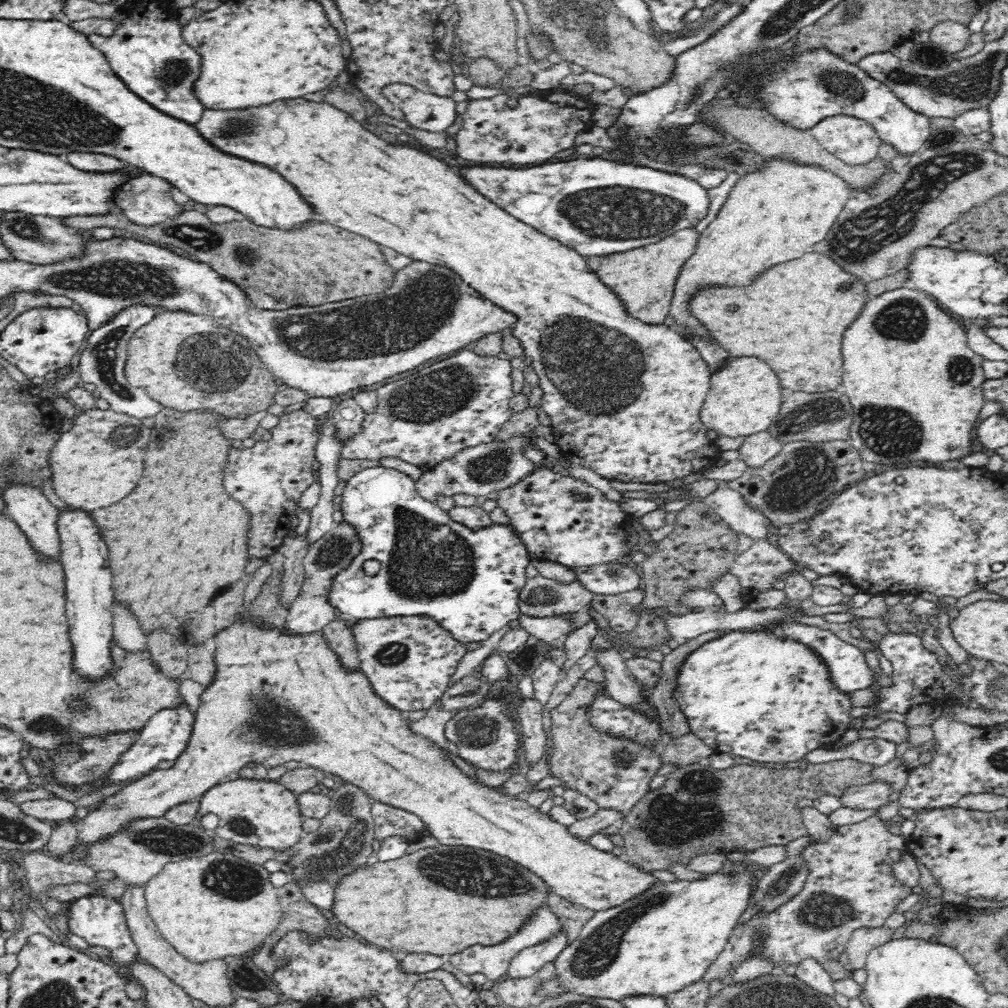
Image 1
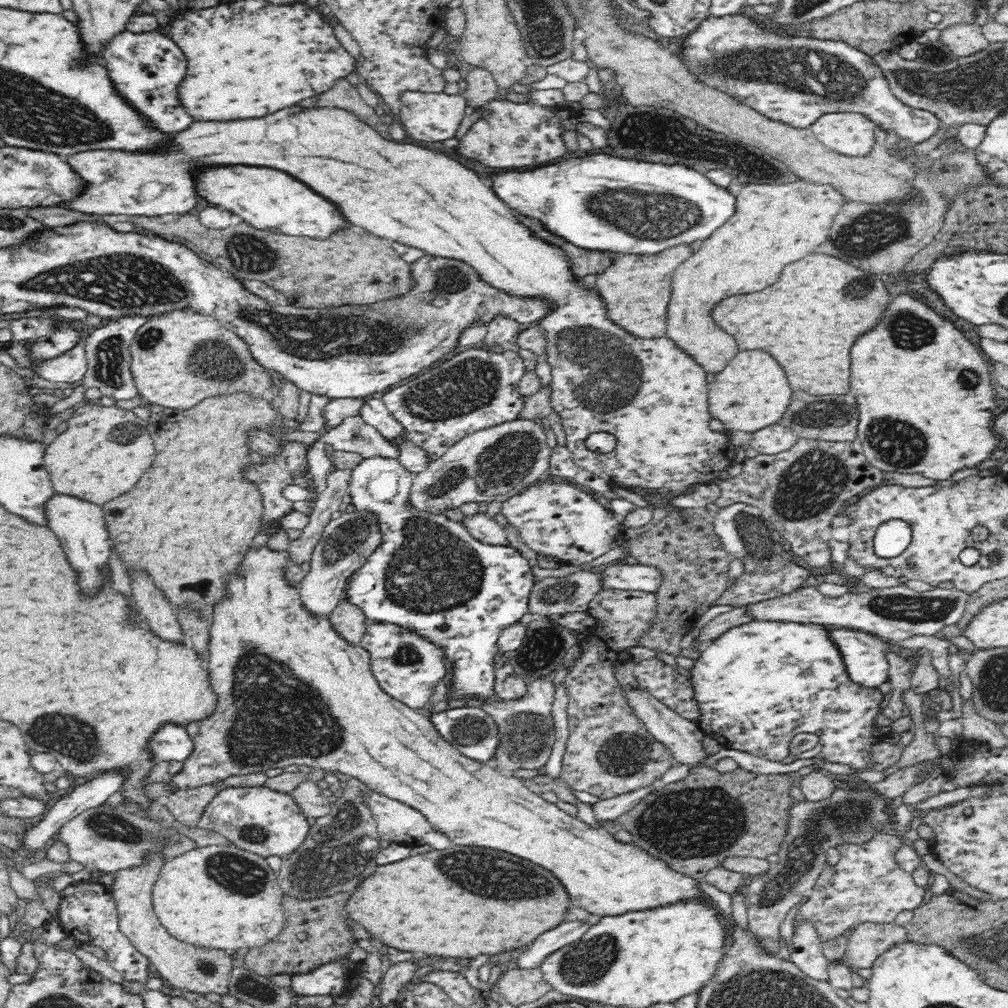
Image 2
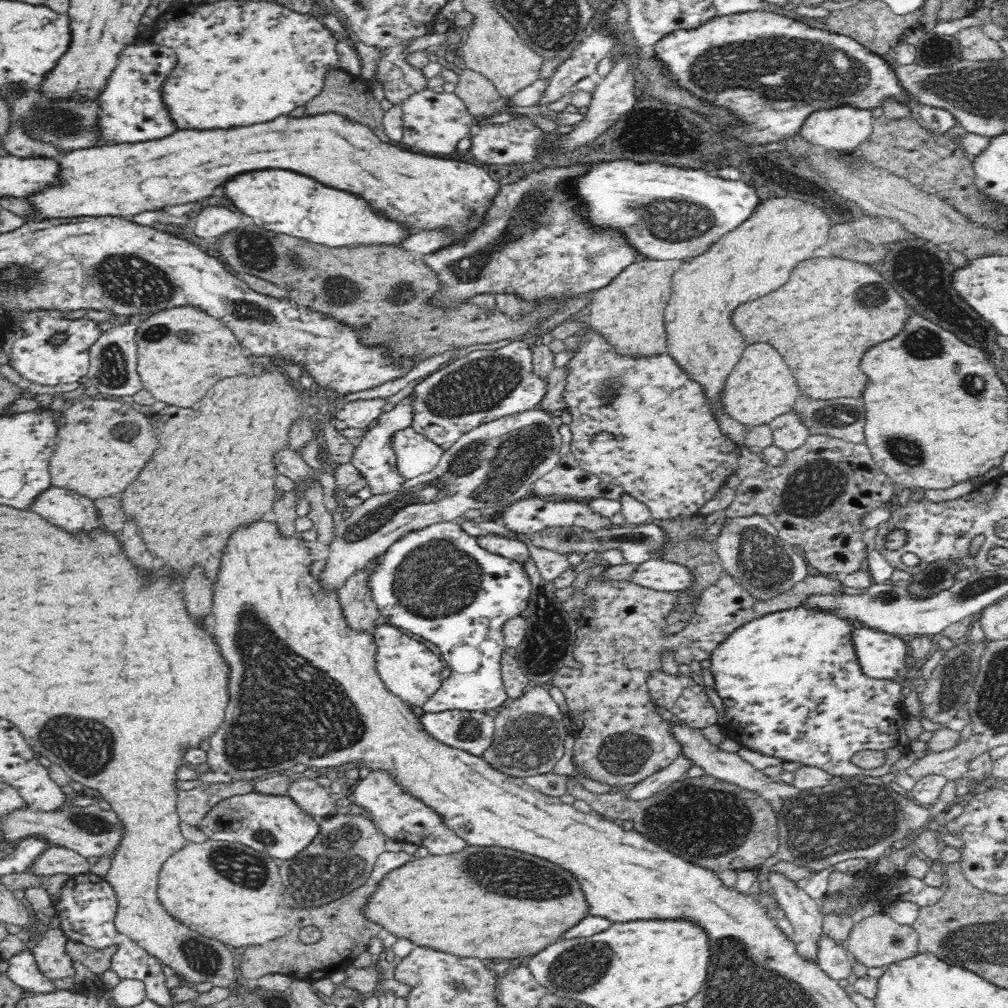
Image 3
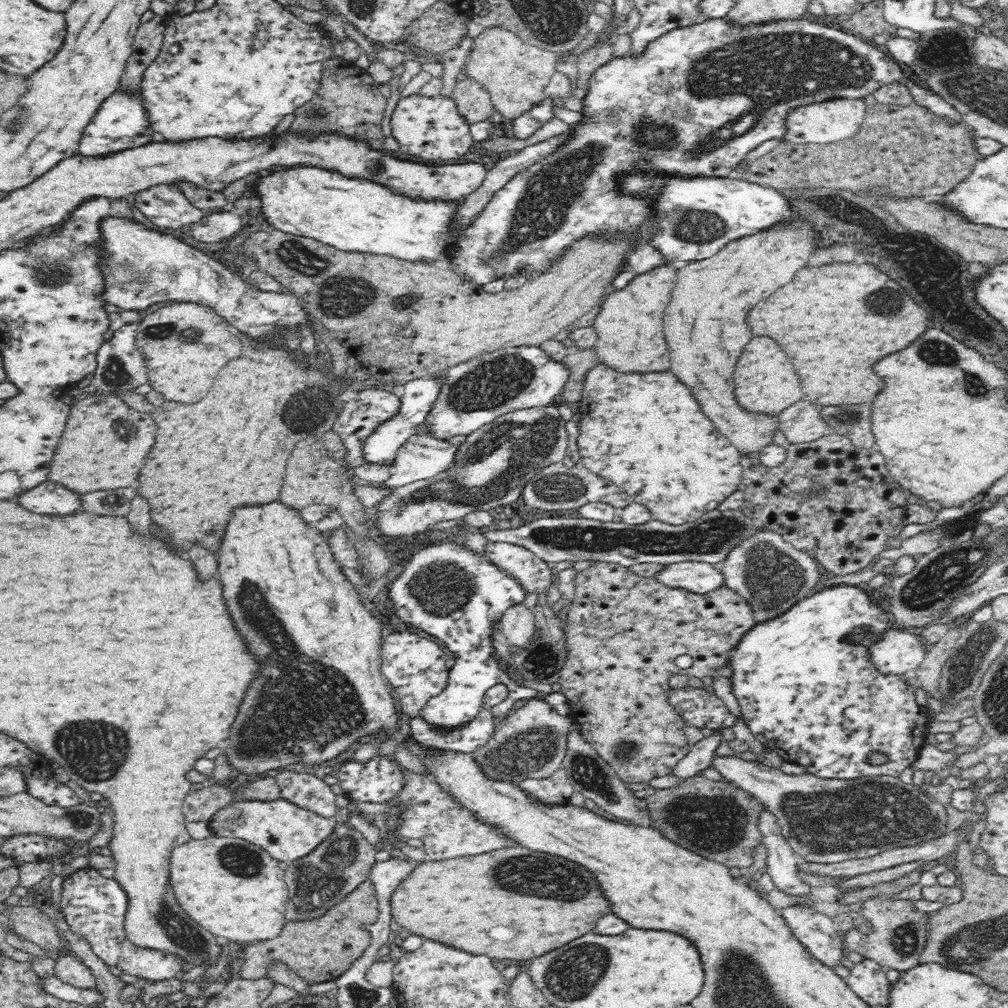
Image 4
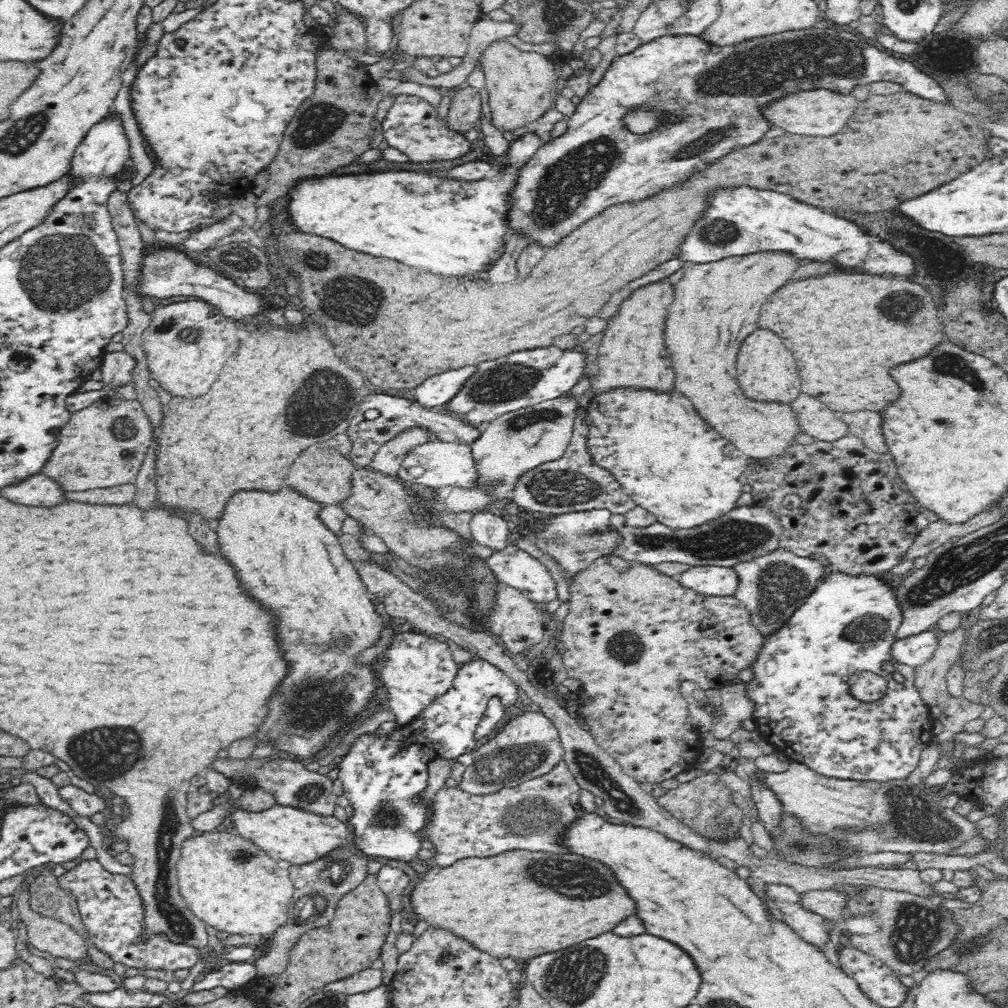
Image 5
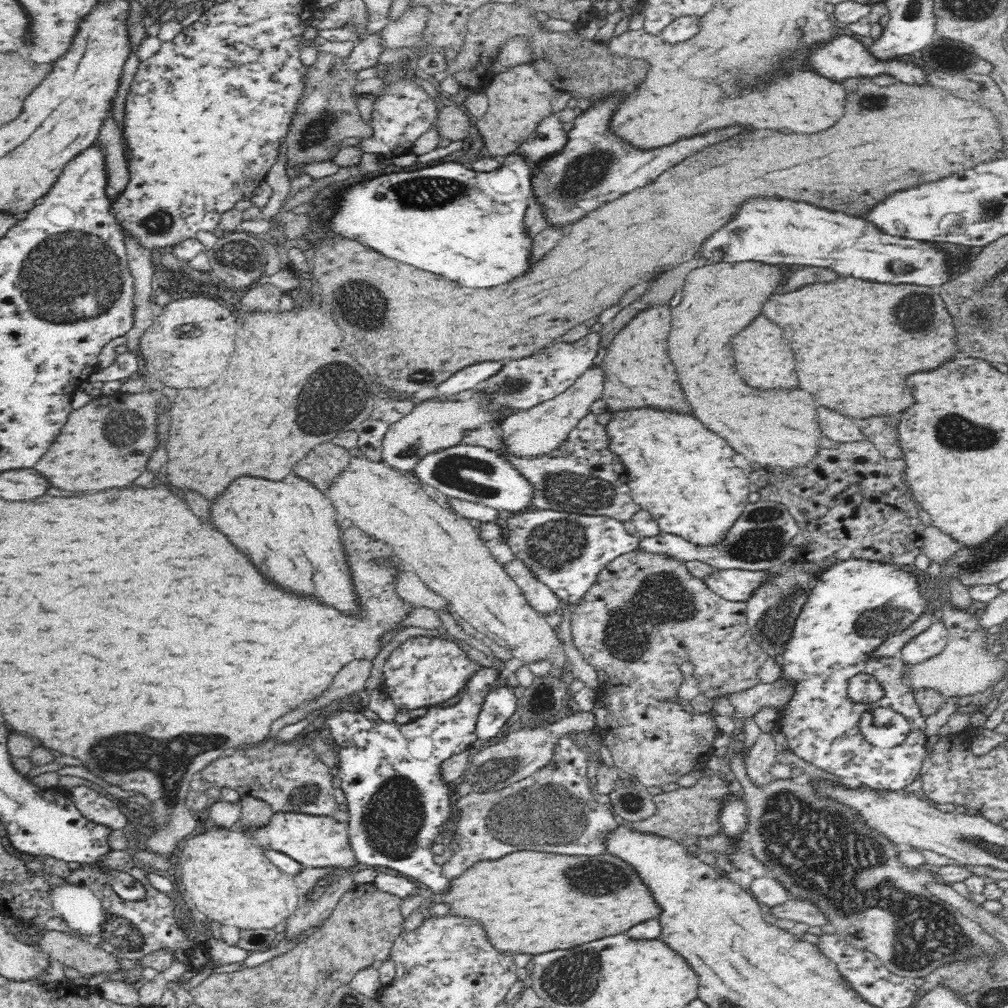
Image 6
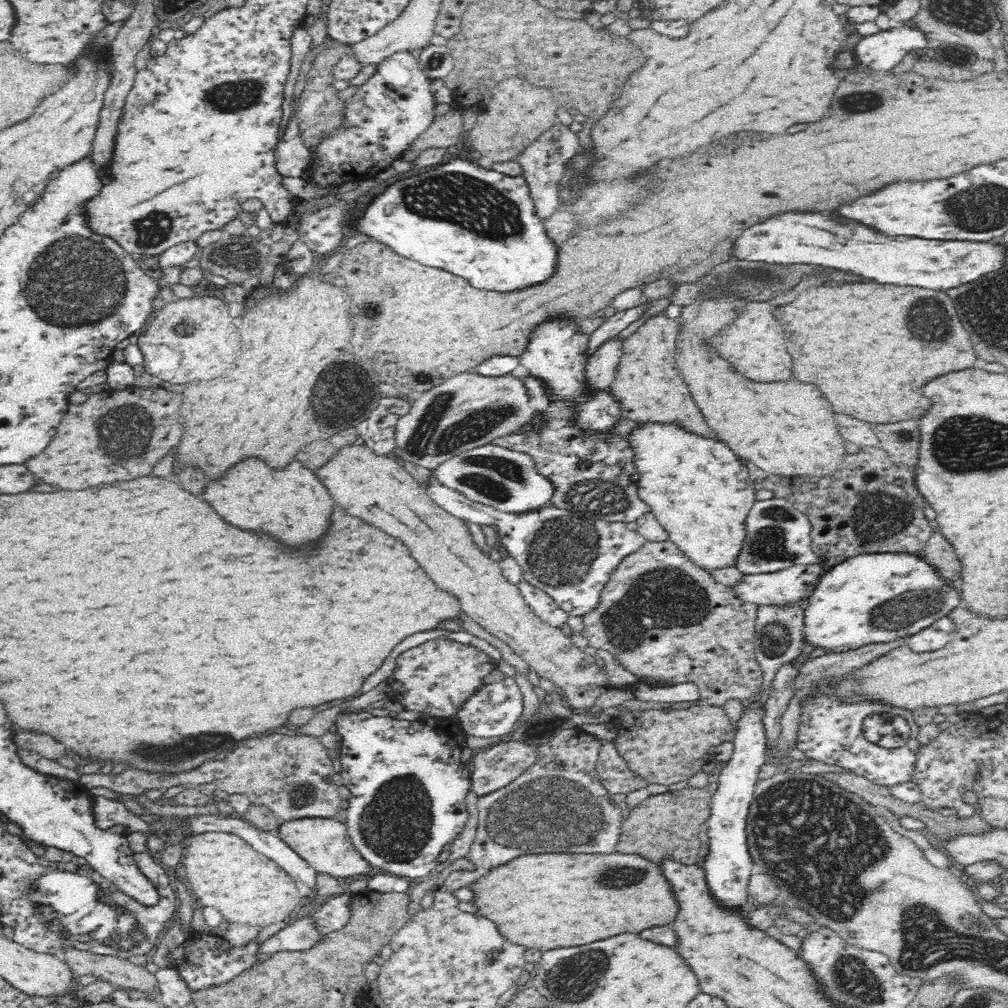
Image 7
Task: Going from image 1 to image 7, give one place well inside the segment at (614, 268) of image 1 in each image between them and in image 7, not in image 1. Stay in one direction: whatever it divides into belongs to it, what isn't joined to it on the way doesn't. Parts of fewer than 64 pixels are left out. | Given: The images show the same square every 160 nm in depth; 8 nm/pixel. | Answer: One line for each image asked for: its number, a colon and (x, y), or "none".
2: (635, 291)
3: (628, 314)
4: (629, 327)
5: (629, 357)
6: (639, 374)
7: (655, 391)

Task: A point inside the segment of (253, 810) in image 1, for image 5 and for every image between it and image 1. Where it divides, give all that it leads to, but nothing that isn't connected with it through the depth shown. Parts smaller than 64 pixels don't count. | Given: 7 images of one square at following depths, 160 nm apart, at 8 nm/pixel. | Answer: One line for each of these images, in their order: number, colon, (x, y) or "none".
2: (259, 820)
3: (276, 825)
4: (288, 832)
5: (287, 833)

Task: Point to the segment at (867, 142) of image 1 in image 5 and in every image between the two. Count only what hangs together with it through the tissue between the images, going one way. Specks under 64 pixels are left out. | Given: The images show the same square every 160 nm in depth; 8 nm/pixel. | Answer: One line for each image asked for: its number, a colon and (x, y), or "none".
2: (850, 133)
3: (844, 127)
4: (836, 118)
5: (818, 112)

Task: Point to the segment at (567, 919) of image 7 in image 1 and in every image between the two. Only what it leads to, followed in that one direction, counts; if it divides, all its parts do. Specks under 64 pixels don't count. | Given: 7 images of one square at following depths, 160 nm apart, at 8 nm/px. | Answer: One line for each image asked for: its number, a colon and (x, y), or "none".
1: (432, 901)
2: (437, 902)
3: (438, 901)
4: (452, 901)
5: (521, 904)
6: (530, 901)

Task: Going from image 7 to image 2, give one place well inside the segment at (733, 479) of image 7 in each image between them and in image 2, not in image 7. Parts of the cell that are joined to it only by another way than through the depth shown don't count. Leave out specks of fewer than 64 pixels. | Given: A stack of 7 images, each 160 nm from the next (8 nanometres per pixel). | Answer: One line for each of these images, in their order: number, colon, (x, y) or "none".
2: (422, 198)
3: (671, 455)
4: (640, 432)
5: (663, 454)
6: (694, 485)

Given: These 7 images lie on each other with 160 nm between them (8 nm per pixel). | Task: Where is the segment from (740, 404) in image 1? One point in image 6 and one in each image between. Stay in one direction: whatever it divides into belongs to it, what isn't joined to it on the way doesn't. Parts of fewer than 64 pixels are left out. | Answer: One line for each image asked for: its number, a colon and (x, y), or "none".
2: (753, 392)
3: (761, 387)
4: (766, 382)
5: (766, 369)
6: (764, 361)

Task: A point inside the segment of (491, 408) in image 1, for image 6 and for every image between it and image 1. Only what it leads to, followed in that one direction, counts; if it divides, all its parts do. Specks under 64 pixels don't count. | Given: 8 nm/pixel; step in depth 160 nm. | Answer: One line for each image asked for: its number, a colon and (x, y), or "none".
2: (475, 388)
3: (484, 385)
4: (510, 379)
5: (523, 379)
6: (523, 383)

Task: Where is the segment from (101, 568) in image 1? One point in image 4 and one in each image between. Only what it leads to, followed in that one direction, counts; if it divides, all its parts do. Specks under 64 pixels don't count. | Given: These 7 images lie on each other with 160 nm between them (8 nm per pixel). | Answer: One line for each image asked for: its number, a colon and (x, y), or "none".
2: (81, 525)
3: (72, 511)
4: (47, 498)

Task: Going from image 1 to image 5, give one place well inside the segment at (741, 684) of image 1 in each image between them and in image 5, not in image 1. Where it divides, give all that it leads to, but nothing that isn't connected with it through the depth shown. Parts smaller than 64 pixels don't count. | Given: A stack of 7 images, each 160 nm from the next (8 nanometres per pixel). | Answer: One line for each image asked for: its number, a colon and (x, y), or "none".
2: (759, 684)
3: (792, 686)
4: (807, 687)
5: (849, 622)

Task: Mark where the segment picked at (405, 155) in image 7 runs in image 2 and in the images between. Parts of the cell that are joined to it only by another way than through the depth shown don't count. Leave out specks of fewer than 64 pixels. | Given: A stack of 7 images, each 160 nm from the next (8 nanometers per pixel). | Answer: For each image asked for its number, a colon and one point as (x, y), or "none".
2: (481, 89)
3: (479, 95)
4: (473, 103)
5: (464, 111)
6: (453, 124)

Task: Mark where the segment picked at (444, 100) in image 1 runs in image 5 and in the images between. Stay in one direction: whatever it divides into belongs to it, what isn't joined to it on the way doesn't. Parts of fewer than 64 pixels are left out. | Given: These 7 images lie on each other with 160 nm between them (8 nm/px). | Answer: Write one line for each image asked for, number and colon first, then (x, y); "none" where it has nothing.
2: (427, 116)
3: (433, 123)
4: (429, 128)
5: (411, 125)

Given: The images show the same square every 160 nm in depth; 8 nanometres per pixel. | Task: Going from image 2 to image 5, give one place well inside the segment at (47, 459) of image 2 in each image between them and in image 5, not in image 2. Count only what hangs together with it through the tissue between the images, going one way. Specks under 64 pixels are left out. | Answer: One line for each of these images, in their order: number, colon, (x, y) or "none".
3: (104, 442)
4: (93, 454)
5: (94, 450)

